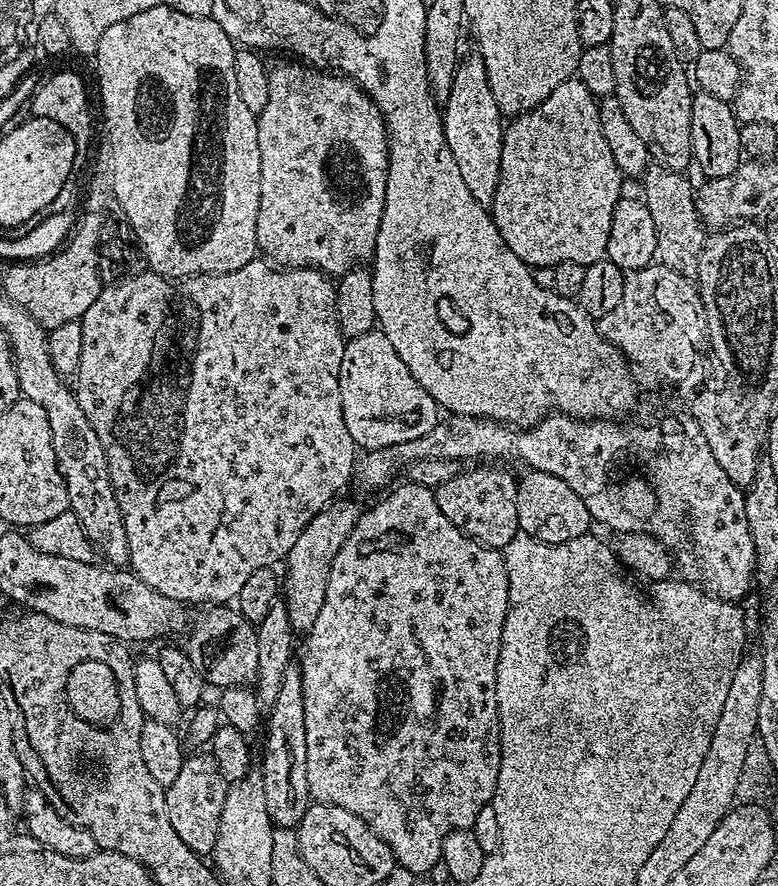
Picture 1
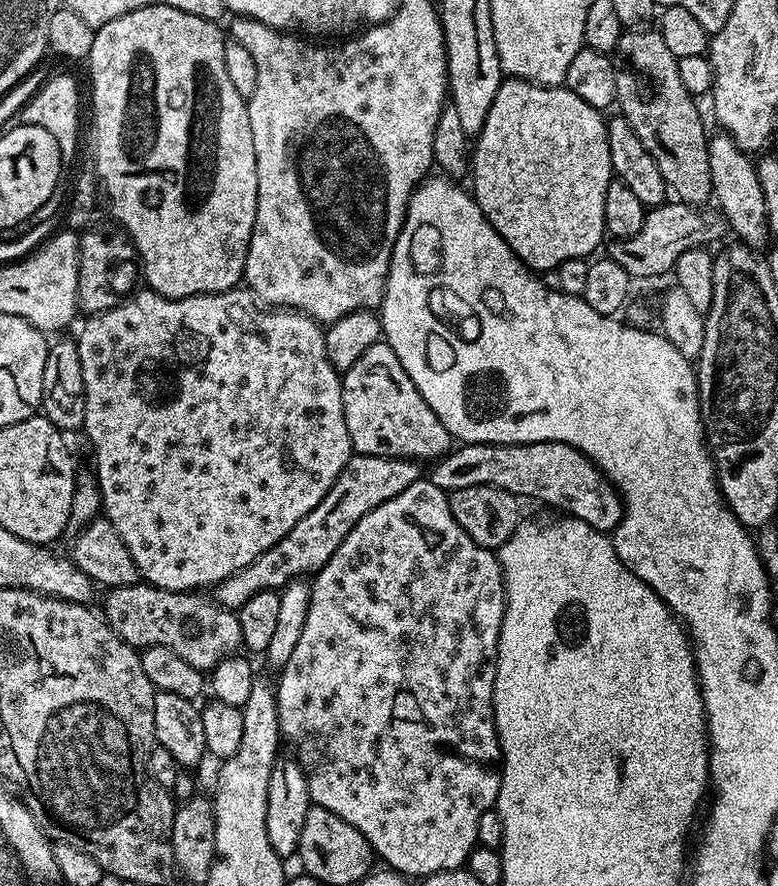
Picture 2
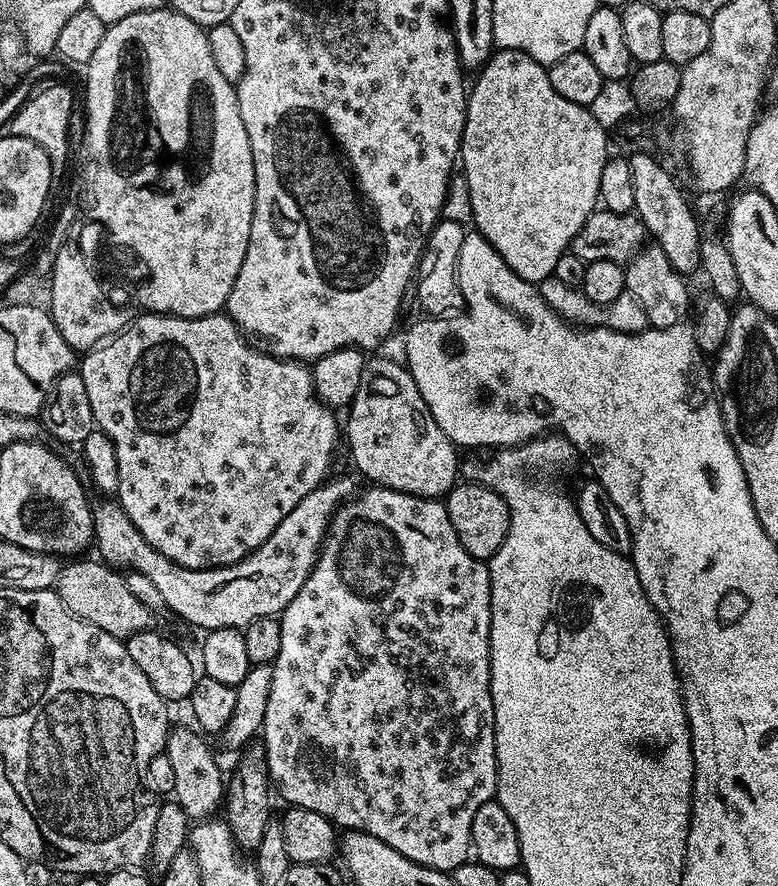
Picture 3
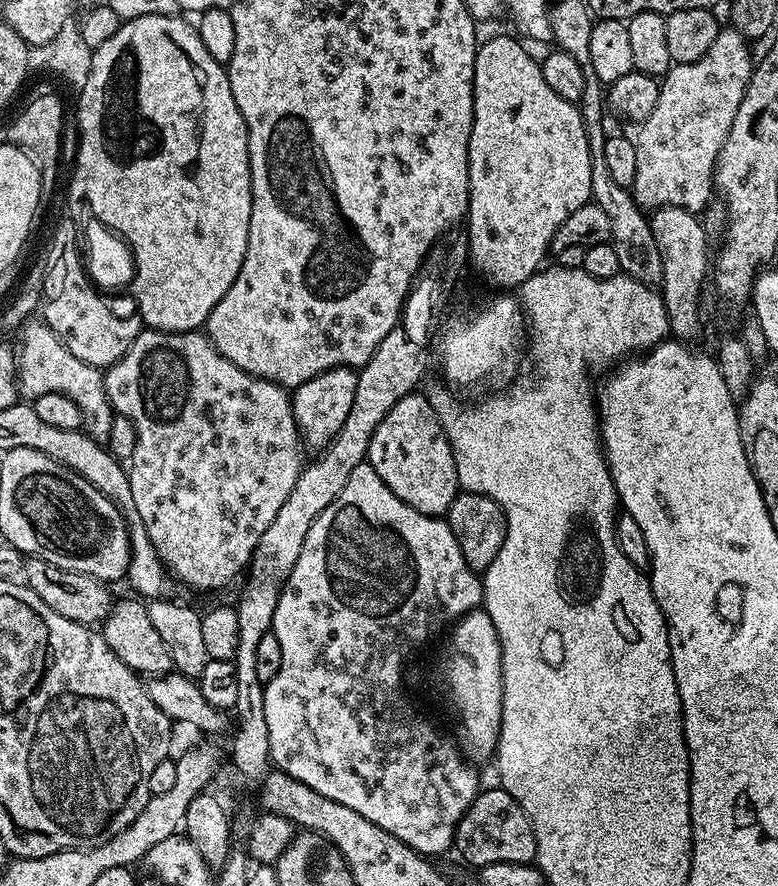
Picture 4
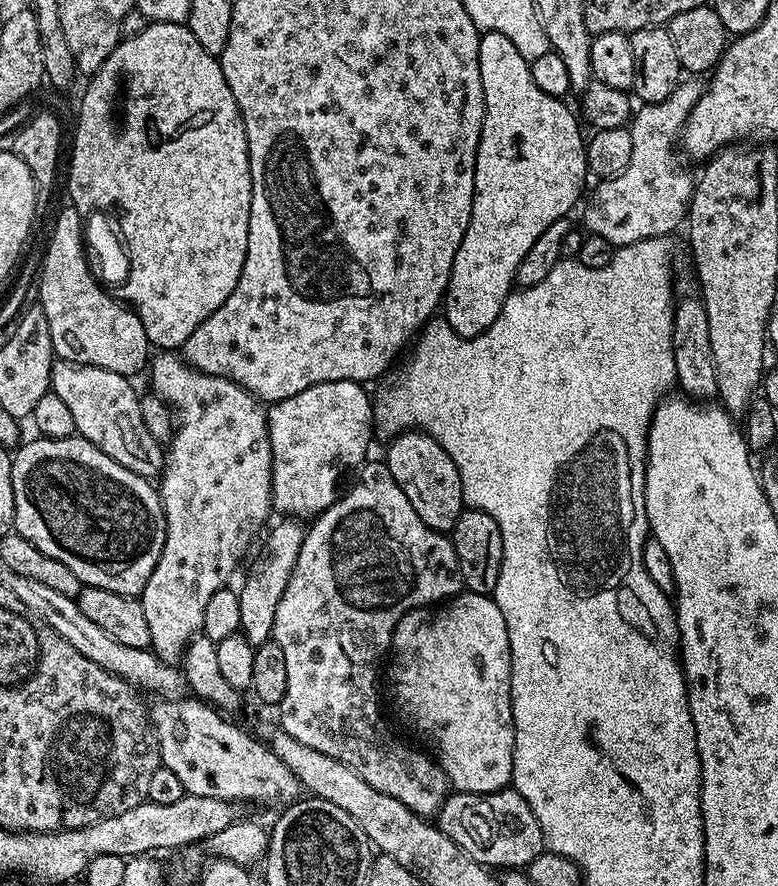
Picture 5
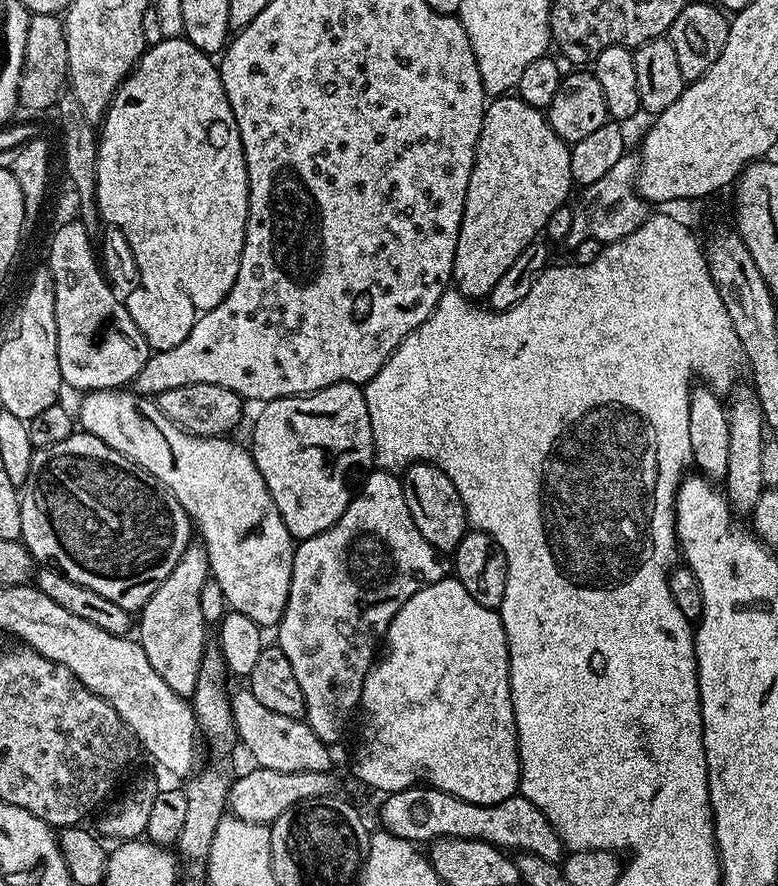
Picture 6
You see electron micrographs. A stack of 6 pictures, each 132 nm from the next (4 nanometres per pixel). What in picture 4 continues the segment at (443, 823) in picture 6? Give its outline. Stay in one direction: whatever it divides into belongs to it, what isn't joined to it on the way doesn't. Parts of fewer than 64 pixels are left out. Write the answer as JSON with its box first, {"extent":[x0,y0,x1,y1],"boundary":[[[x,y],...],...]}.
{"extent":[455,786,536,866],"boundary":[[[499,786],[481,791],[466,810],[466,814],[456,827],[455,851],[460,851],[473,866],[493,864],[494,862],[518,862],[526,864],[536,859],[536,843],[534,830],[530,826],[530,818],[510,798],[510,794]]]}

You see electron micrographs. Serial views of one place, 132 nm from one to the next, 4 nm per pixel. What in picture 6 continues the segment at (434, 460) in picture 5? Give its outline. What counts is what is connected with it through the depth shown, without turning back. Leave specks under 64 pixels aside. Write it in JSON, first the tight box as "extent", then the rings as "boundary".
{"extent":[402,462,470,554],"boundary":[[[417,462],[403,469],[402,483],[406,506],[410,506],[410,518],[414,518],[414,526],[418,526],[422,538],[426,538],[426,542],[430,542],[430,546],[434,546],[441,554],[455,553],[458,542],[462,542],[470,525],[454,482],[450,482],[450,478],[446,478],[446,474],[432,464]]]}

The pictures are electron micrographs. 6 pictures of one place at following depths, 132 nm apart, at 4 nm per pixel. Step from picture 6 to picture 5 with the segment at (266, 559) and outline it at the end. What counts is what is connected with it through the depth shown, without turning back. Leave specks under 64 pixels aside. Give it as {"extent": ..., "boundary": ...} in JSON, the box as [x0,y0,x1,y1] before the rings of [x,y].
{"extent":[51,359,166,476],"boundary":[[[57,359],[52,365],[51,392],[62,398],[62,403],[70,409],[74,426],[79,435],[86,437],[98,450],[110,454],[114,462],[134,470],[139,476],[159,473],[166,456],[161,441],[156,440],[146,430],[142,422],[140,396],[132,389],[133,381],[122,374],[102,370],[94,366],[70,364],[67,360]]]}

